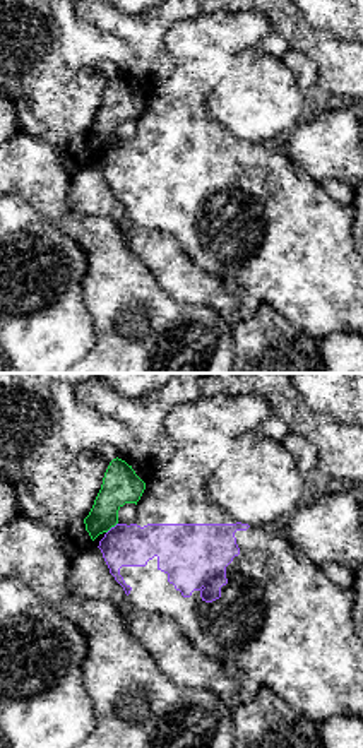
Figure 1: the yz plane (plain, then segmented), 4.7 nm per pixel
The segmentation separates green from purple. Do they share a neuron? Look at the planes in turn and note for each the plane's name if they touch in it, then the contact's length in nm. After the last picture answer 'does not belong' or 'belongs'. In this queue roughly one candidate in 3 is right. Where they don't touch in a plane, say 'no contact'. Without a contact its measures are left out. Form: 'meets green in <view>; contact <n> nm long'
meets green in yz; contact 80 nm long

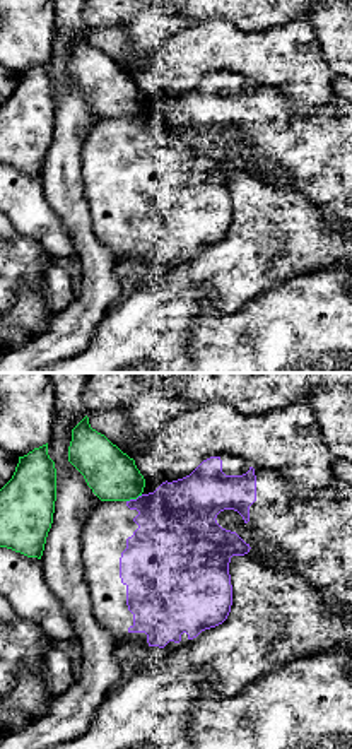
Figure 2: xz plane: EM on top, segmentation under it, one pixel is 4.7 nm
meets green in xz; contact 90 nm long

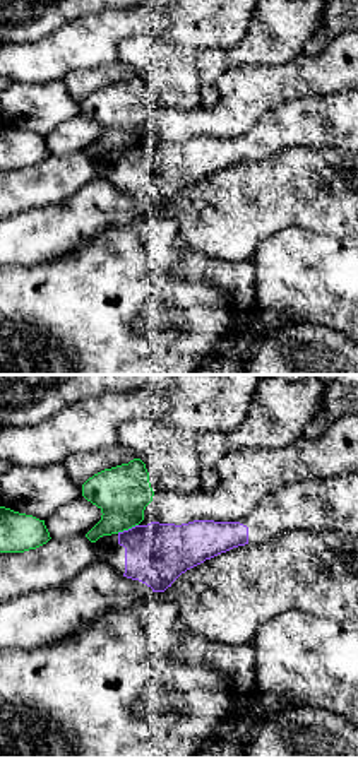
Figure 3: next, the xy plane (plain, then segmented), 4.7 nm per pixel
meets green in xy; contact 110 nm long

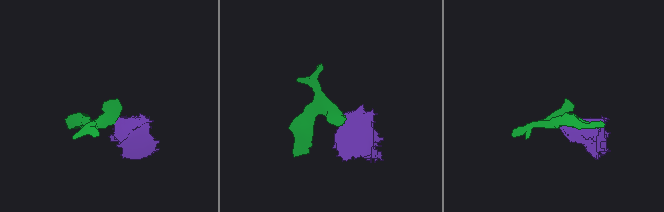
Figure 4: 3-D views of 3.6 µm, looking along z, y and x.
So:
does not belong

